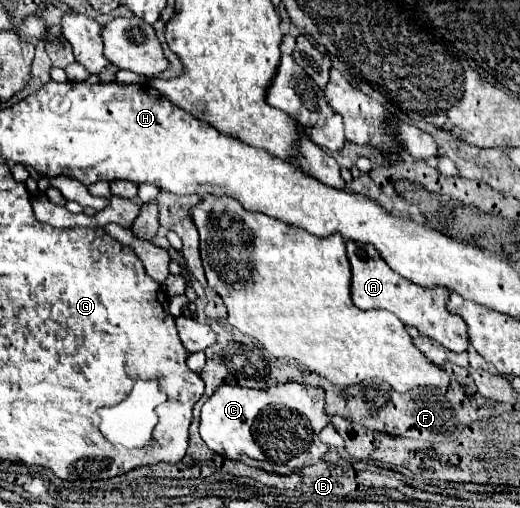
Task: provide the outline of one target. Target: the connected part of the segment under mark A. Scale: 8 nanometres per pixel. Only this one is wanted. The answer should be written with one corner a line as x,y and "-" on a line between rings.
346,243
348,259
352,265
352,301
358,309
384,309
394,313
404,325
416,329
420,335
430,337
444,345
450,351
466,351
468,349
468,333
466,323
460,315
448,311
448,295
446,287
432,287
424,289
416,283
408,283
400,279
386,263
376,255
374,247
360,247
356,243

